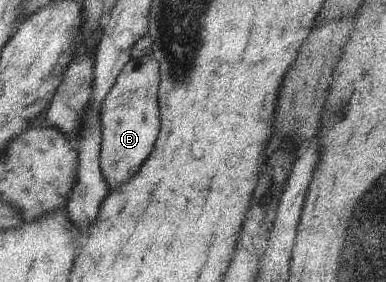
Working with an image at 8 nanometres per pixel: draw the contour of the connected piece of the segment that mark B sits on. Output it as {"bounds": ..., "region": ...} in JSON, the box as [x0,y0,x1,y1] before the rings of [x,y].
{"bounds":[101,53,161,190],"region":[[[152,53],[144,57],[131,59],[126,67],[118,76],[117,84],[114,85],[109,96],[106,97],[102,105],[101,122],[102,122],[102,151],[101,151],[101,168],[102,175],[106,178],[106,183],[111,190],[120,189],[122,185],[128,183],[133,177],[141,171],[144,161],[152,155],[154,143],[160,133],[160,107],[159,105],[159,88],[161,81],[161,67]]]}

